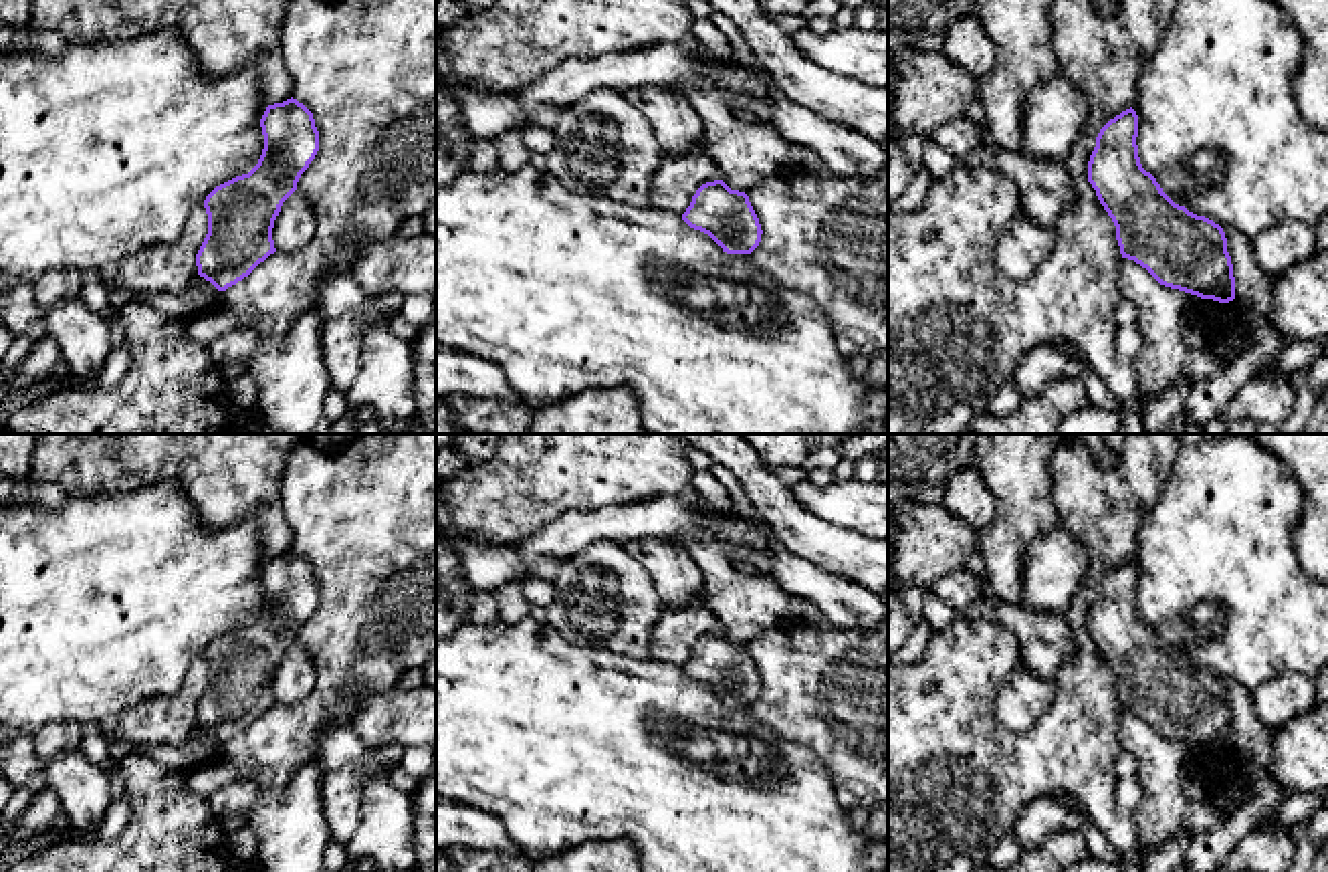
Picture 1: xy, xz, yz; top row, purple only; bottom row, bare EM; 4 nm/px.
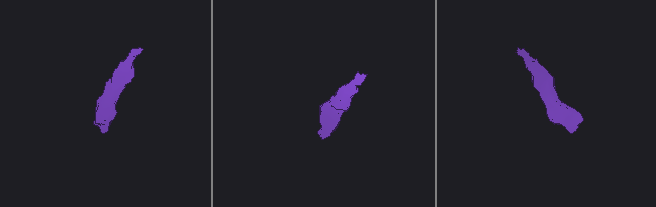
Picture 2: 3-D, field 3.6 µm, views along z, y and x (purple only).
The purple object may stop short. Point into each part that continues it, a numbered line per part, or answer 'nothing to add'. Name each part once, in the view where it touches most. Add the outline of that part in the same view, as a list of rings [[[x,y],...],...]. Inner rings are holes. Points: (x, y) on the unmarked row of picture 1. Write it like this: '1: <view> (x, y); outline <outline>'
nothing to add

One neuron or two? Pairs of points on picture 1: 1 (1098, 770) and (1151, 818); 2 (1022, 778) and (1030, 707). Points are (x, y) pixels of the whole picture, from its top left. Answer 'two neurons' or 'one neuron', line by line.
1: two neurons
2: two neurons

